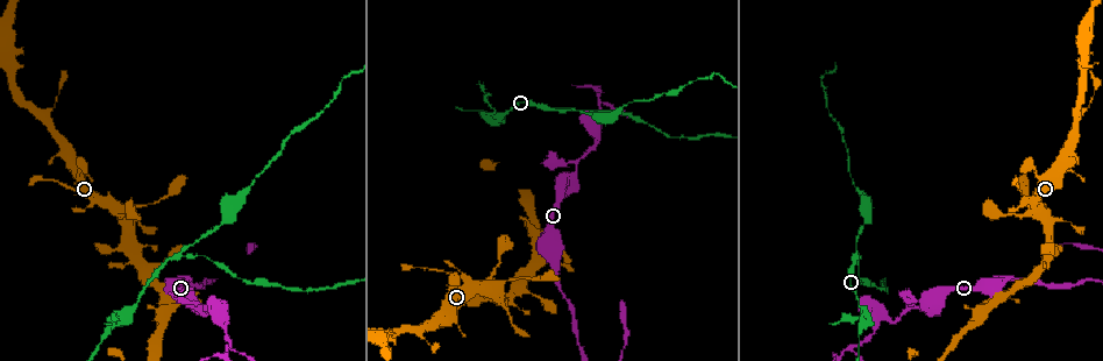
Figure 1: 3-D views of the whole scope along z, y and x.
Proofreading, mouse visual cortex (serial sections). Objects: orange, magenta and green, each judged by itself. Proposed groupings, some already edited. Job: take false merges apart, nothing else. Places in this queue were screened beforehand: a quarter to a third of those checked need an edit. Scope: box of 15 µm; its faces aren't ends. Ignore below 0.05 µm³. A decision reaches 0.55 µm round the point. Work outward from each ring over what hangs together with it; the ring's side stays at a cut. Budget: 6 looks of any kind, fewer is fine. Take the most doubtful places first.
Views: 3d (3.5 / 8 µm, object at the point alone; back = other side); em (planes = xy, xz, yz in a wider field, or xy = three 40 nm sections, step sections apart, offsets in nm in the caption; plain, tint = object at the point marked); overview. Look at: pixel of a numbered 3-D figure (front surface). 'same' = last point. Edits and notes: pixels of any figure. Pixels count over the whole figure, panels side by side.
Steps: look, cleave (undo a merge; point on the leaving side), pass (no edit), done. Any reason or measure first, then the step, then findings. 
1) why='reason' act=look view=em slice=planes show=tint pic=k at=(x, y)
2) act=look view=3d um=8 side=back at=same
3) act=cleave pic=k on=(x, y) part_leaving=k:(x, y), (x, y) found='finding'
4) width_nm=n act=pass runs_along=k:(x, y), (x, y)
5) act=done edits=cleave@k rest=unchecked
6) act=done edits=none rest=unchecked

why='a fork' act=look view=3d um=3.5 pic=1 at=(550, 110)

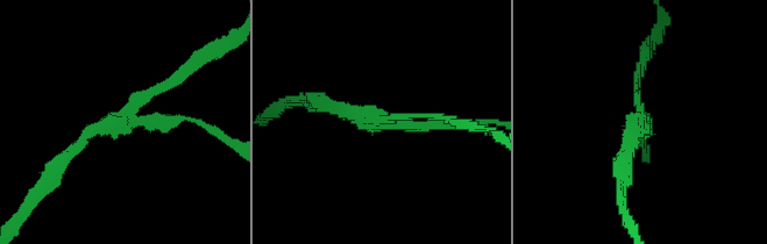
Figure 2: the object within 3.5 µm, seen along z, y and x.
act=look view=em slice=planes show=tint pic=2 at=(639, 115)

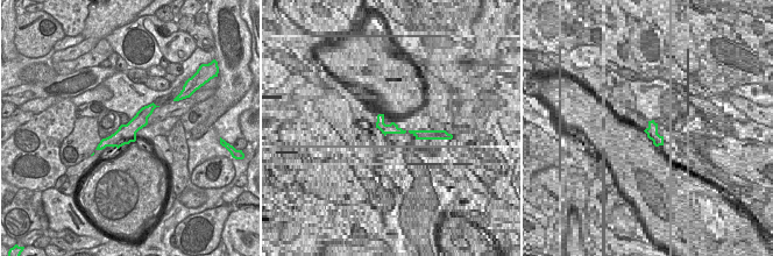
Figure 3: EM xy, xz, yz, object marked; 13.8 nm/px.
act=cleave pic=2 on=(439, 124) part_leaving=2:(134, 120), (201, 120), (234, 142) found='a second cell is stuck on'

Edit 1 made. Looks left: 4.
why='thin arm on a thick one' act=look view=3d um=8 pic=1 at=(915, 307)

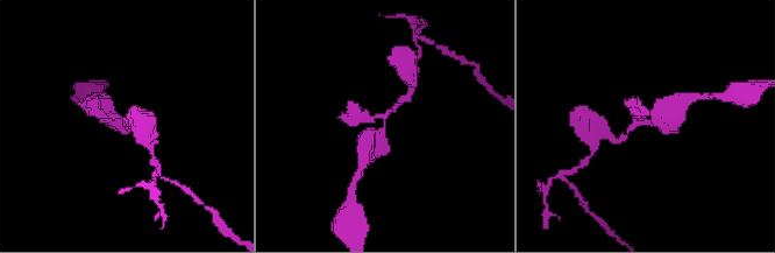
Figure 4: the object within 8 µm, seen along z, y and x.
arms=3 arm_widths_nm=150,200,450 act=look view=em slice=xy step=3 show=tint pic=4 at=(644, 123)

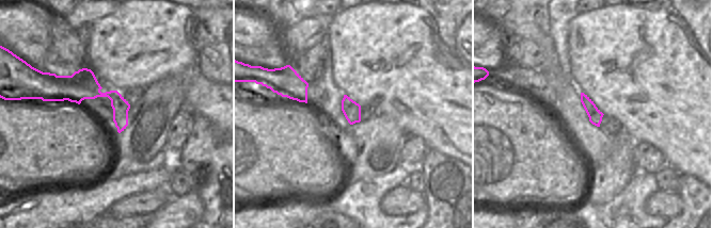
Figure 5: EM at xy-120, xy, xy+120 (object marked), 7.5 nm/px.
act=pass runs_along=4:(367, 141), (405, 98) found='all the same cell'

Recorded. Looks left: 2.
act=done edits=cleave@2 rest=unchecked

